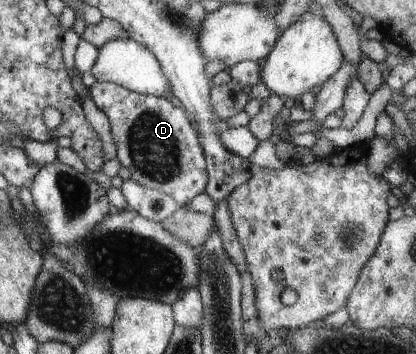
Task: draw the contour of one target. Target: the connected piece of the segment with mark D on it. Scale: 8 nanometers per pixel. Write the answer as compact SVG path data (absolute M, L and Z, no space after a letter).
M94 82L89 91L94 104L110 121L112 138L118 149L117 158L122 167L131 172L130 181L170 196L180 207L184 207L194 197L206 192L207 184L210 182L206 154L203 152L198 133L192 128L184 109L173 106L166 98L133 92L112 82Z

